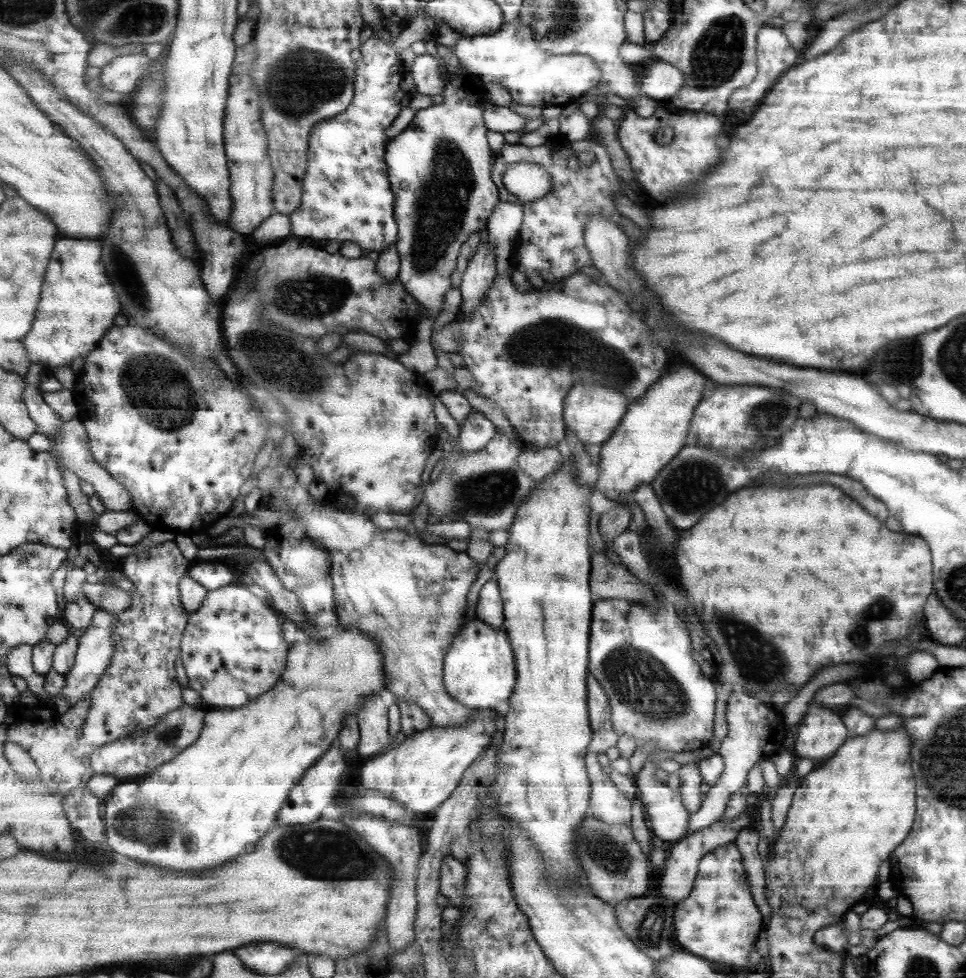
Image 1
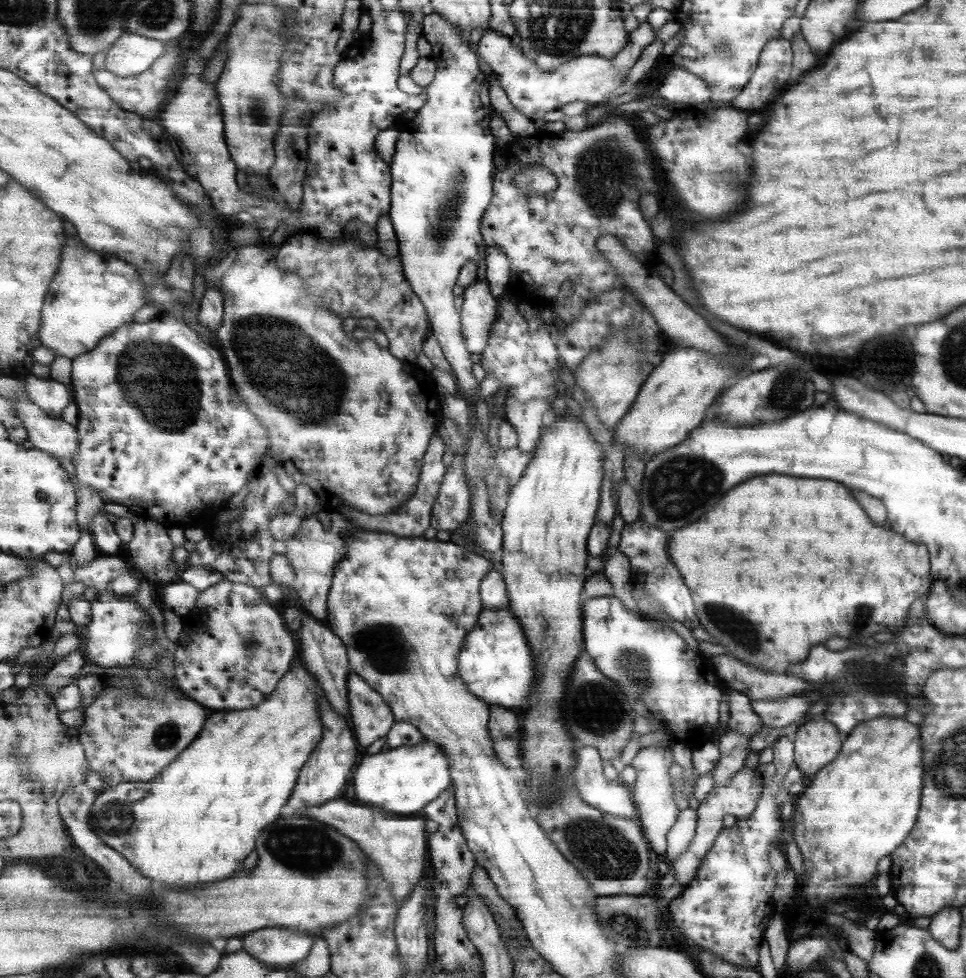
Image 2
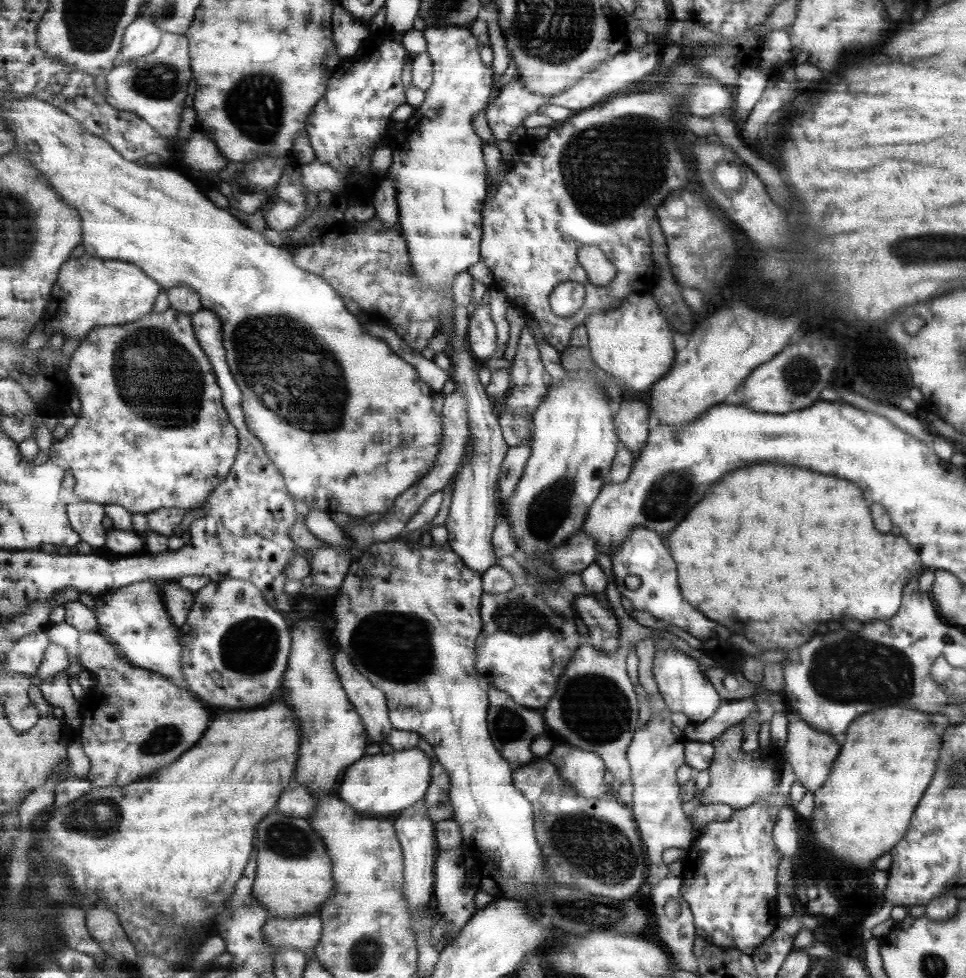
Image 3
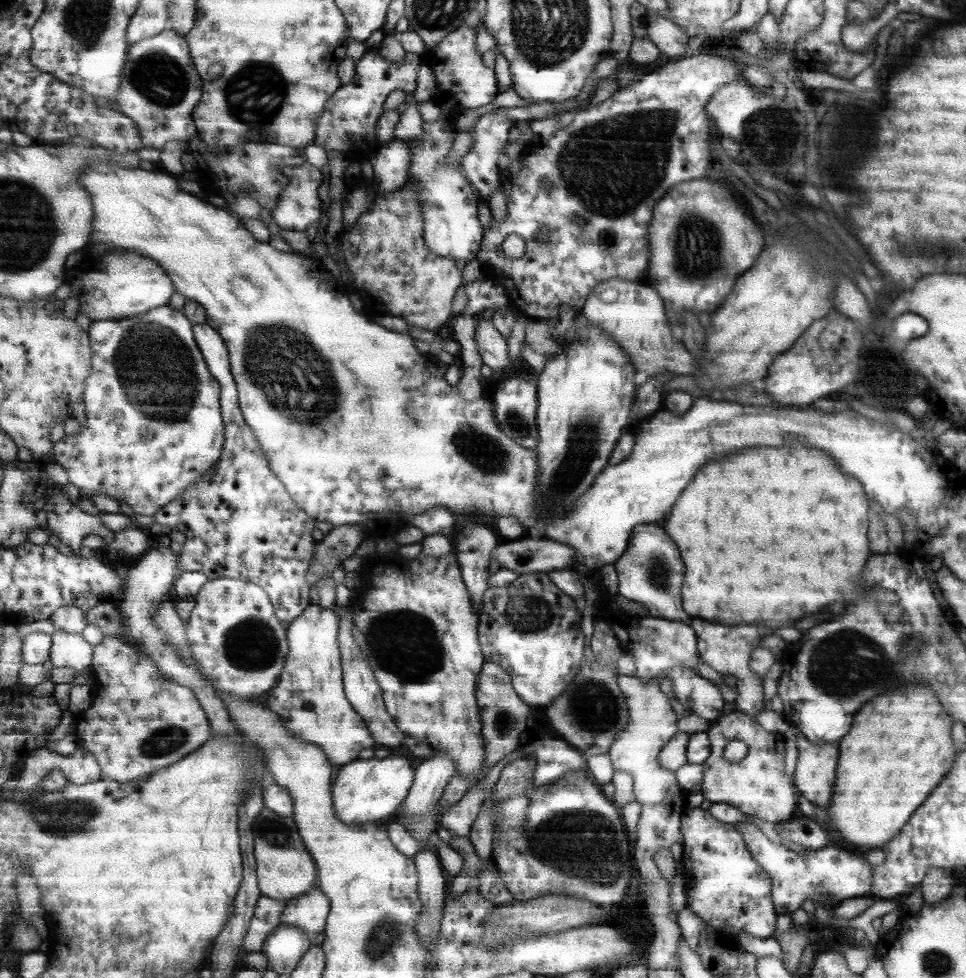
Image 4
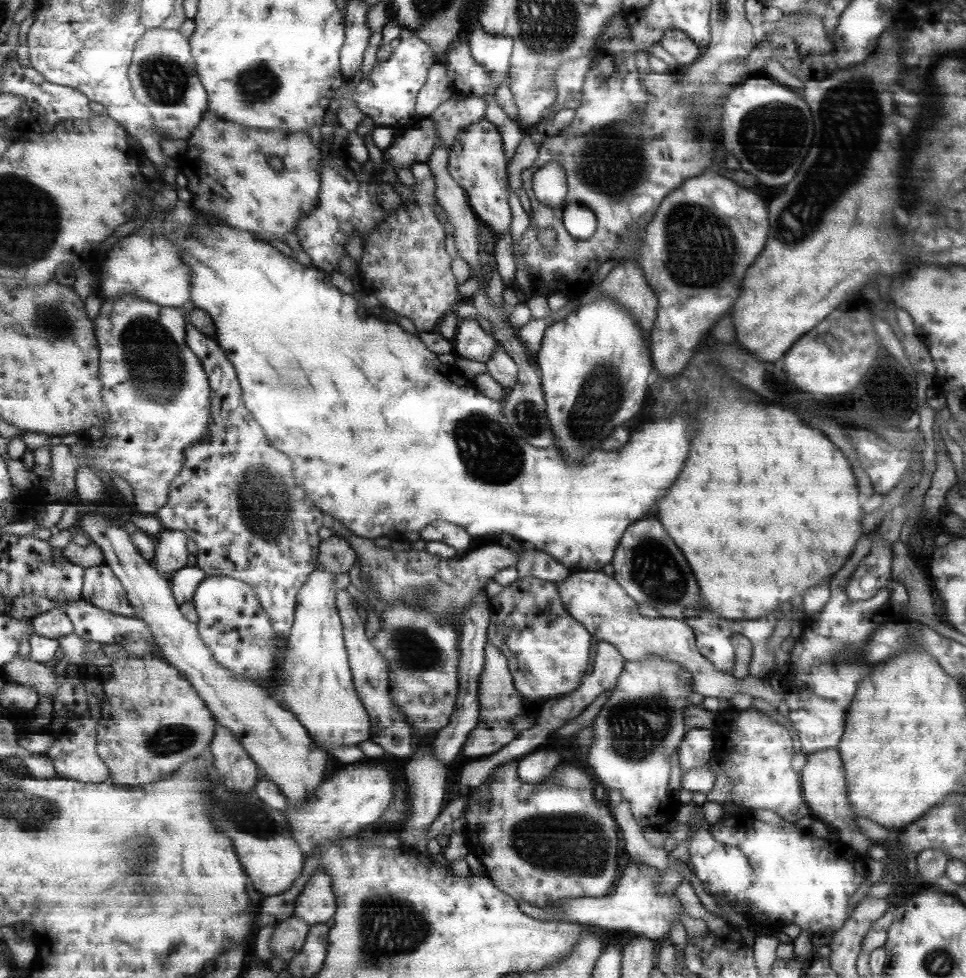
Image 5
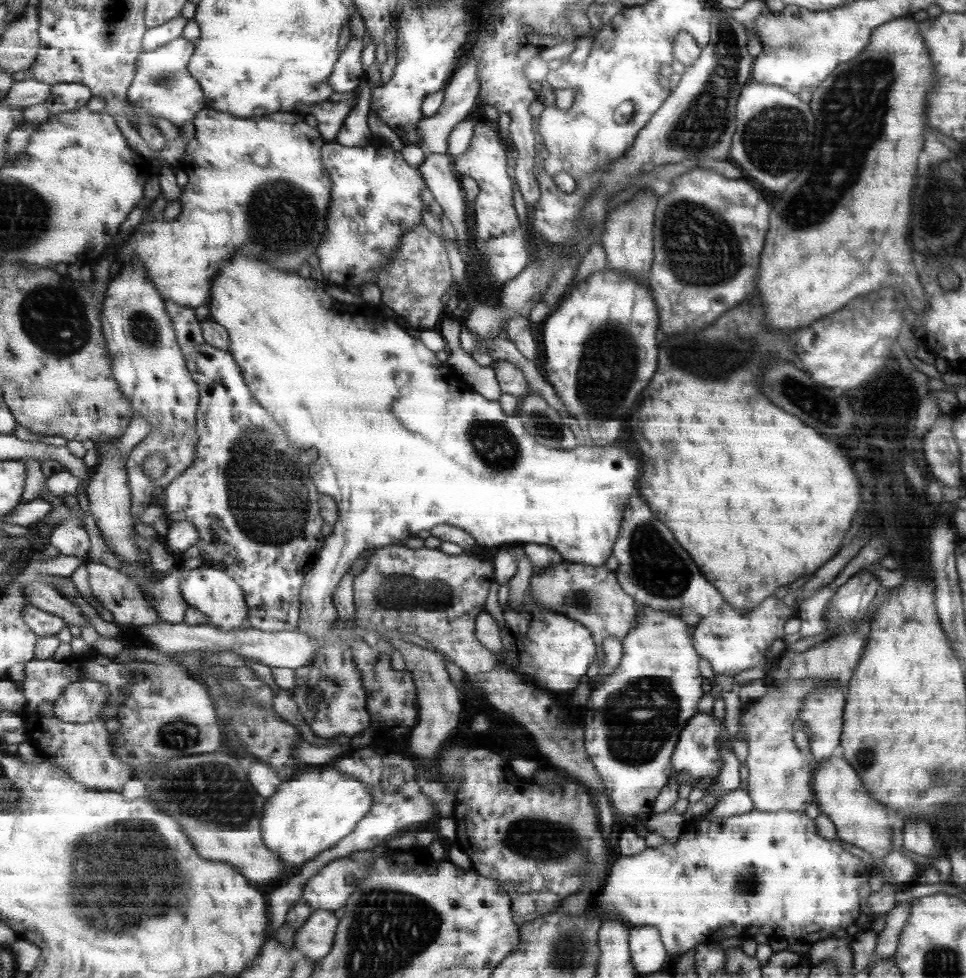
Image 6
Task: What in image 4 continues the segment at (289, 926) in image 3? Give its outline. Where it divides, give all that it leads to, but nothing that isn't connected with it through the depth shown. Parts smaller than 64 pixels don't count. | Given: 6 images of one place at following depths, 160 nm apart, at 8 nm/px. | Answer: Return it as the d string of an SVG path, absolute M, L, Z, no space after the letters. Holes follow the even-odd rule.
M320 882L309 893L298 896L287 903L282 922L306 930L311 936L326 929L332 909L327 893L322 891Z

